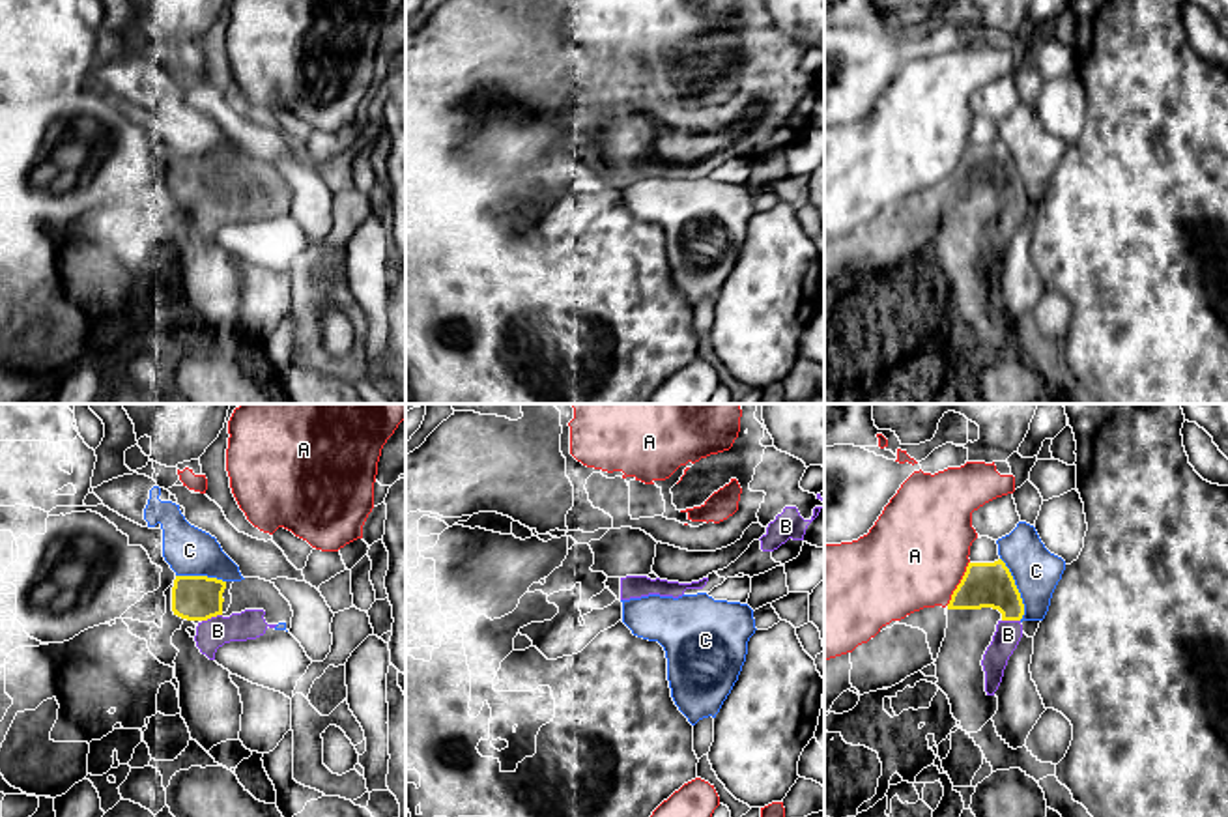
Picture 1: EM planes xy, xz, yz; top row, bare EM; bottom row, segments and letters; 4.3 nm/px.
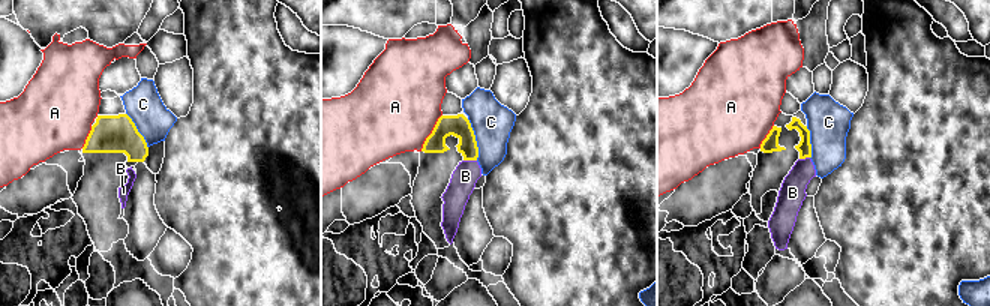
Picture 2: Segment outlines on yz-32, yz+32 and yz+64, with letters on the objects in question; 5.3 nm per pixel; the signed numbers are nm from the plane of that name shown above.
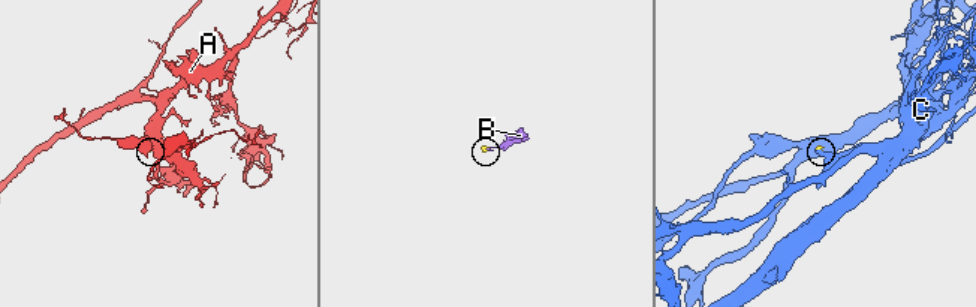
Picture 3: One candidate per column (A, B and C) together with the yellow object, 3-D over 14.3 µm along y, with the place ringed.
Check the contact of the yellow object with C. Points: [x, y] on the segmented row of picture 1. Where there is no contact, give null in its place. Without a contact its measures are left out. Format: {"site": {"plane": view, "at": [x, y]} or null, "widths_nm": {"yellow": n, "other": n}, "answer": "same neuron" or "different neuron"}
{"site": {"plane": "yz", "at": [1017, 589]}, "widths_nm": {"yellow": 190, "other": 200}, "answer": "different neuron"}

